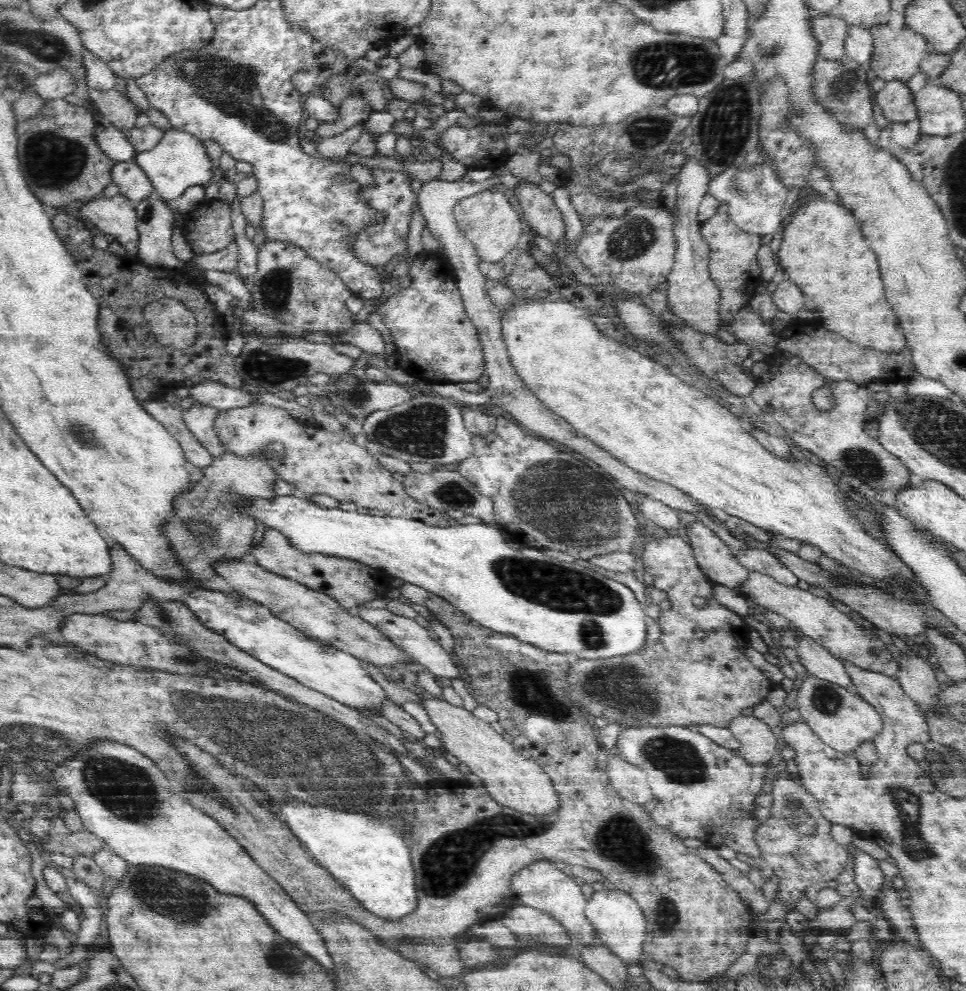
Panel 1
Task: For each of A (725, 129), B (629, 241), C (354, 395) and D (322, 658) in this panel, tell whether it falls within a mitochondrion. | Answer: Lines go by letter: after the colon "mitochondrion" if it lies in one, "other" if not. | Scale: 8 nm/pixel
A: mitochondrion
B: mitochondrion
C: mitochondrion
D: other

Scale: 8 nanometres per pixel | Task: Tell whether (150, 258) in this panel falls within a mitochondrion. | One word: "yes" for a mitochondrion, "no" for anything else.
no

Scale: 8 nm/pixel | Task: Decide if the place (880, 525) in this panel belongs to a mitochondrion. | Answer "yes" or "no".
no

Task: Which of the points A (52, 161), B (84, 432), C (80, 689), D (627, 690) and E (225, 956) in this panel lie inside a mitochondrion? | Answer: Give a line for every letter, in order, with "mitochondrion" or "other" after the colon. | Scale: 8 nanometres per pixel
A: mitochondrion
B: mitochondrion
C: other
D: mitochondrion
E: other

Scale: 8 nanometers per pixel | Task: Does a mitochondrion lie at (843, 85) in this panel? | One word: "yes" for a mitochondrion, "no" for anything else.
yes

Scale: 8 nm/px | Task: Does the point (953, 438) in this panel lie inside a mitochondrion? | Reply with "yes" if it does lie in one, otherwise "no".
yes

